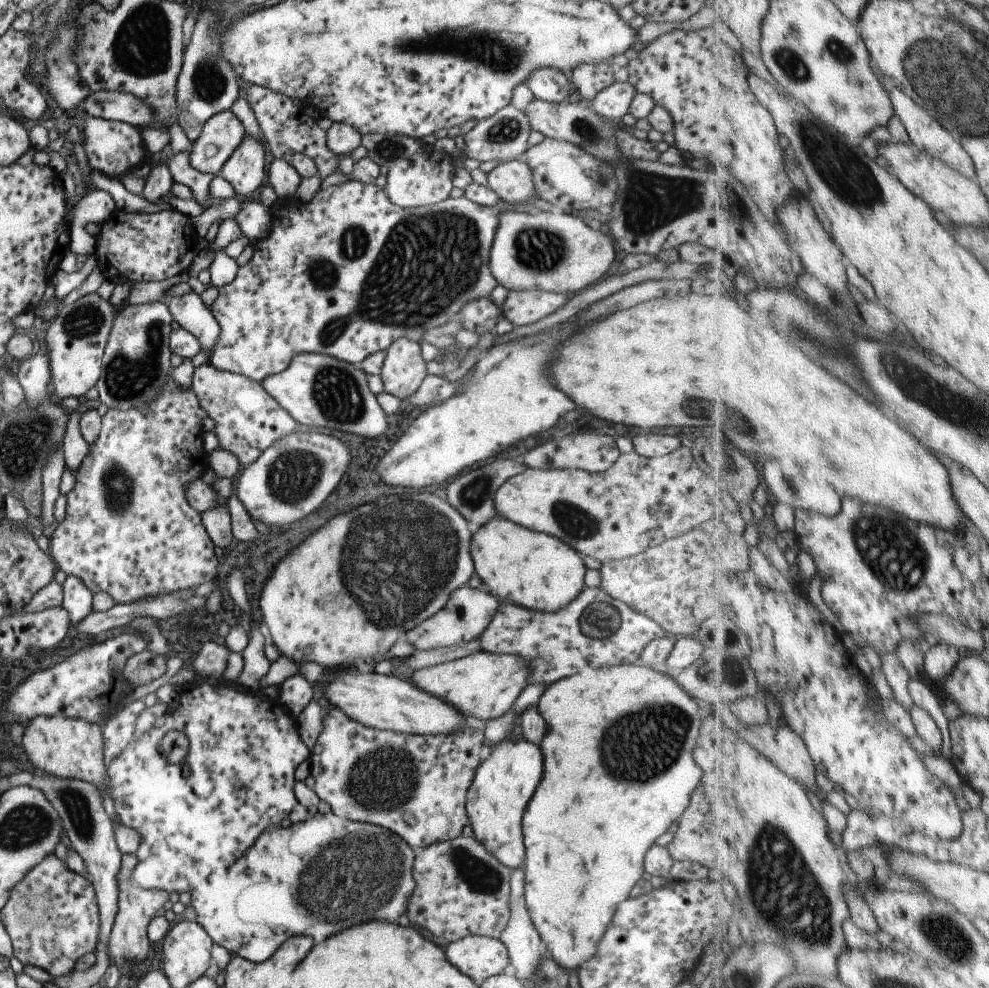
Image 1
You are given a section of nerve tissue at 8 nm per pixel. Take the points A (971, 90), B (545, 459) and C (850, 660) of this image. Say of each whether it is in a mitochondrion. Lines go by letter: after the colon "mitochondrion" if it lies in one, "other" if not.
A: mitochondrion
B: mitochondrion
C: other

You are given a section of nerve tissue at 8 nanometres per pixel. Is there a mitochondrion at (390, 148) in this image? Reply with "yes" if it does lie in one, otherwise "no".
yes

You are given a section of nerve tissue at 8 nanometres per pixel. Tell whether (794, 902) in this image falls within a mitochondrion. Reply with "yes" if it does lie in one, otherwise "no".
yes

